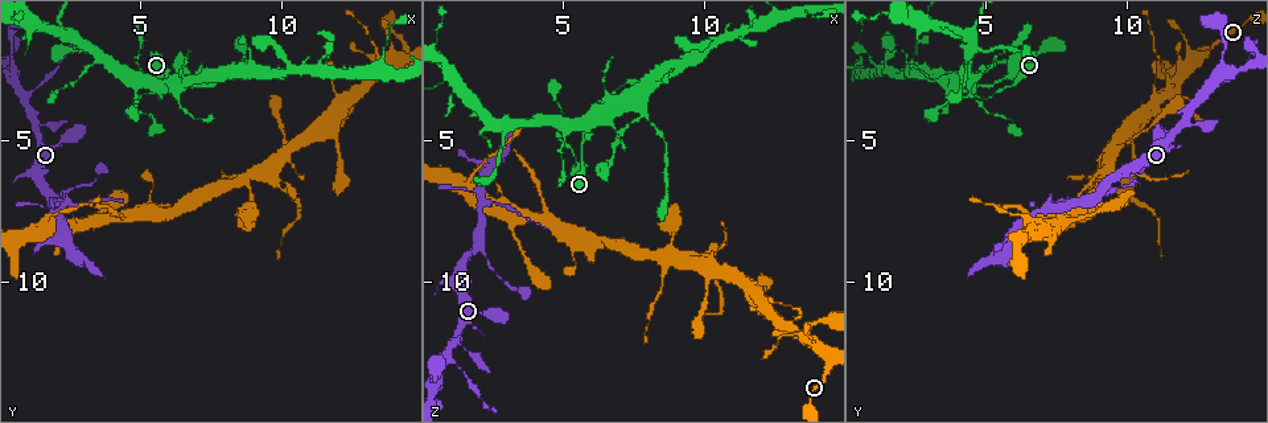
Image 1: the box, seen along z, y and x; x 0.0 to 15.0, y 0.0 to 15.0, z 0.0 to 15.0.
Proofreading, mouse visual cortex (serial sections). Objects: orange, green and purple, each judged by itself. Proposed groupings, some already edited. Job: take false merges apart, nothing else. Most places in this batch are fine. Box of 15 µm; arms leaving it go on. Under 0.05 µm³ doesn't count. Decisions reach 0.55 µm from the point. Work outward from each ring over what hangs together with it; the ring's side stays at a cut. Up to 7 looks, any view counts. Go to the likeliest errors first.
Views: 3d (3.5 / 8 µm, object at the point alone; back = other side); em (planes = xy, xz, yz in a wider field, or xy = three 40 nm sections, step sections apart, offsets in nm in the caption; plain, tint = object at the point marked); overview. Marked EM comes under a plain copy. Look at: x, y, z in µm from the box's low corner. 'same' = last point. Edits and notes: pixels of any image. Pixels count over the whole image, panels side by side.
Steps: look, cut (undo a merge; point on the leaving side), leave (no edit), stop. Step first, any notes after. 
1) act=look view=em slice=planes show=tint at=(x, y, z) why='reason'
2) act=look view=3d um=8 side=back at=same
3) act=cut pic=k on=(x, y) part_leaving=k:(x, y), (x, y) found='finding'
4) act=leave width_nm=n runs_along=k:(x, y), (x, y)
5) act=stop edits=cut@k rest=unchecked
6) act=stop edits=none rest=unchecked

act=look view=3d um=3.5 at=(1.5, 3.0, 13.2) why='a narrow waist'

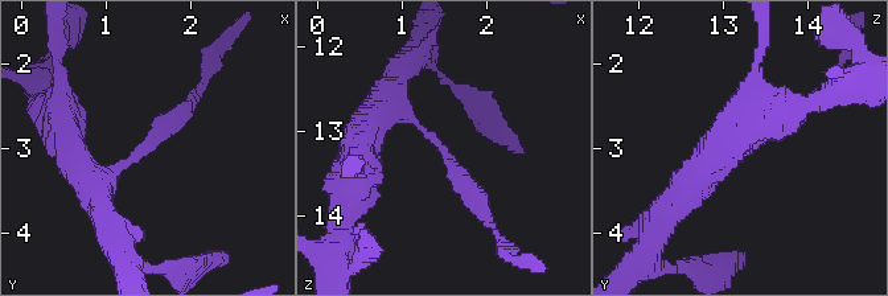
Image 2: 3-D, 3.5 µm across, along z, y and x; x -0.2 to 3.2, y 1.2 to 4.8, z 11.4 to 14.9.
act=look view=em slice=xy step=3 show=tint at=(1.50, 3.05, 13.20) arm_widths_nm=250,350

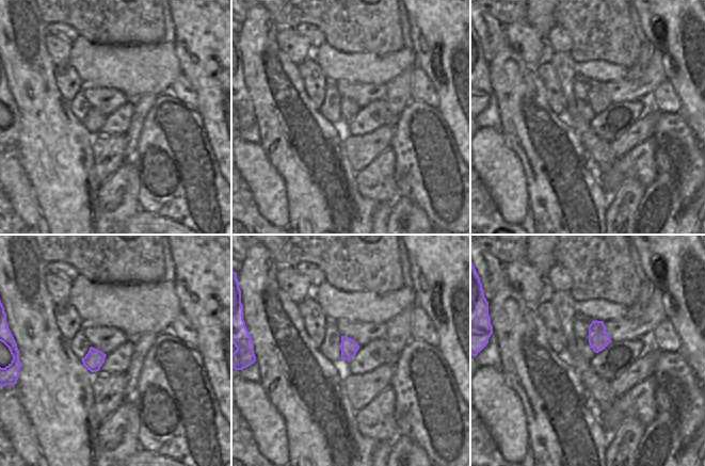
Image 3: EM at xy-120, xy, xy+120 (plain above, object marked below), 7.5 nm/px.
act=leave found='continuous, no second cell'

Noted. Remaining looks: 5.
act=look view=3d um=3.5 at=(12.9, 3.2, 11.6) why='thin arm on a thick one'

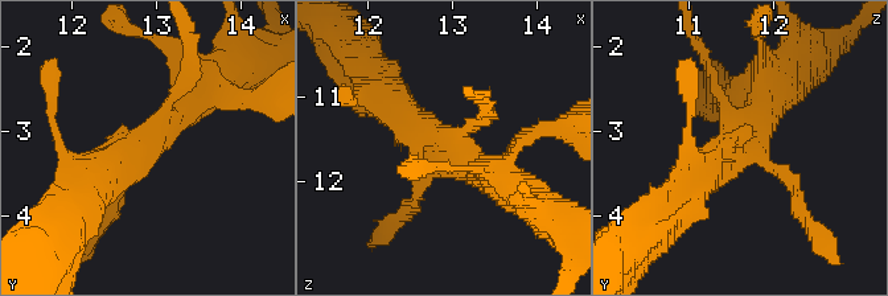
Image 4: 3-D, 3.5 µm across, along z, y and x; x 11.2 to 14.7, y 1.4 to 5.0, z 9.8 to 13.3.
act=look view=em slice=planes show=tint at=(13.00, 3.10, 11.60)

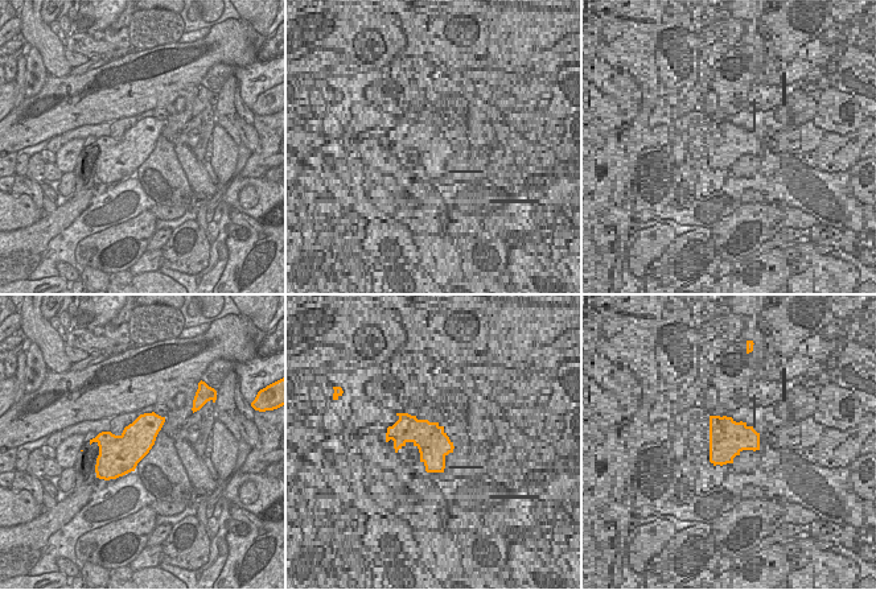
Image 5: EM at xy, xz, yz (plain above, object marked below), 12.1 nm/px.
act=leave runs_along=4:(212, 78), (94, 188) found='all the same cell'

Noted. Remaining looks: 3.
act=look view=3d um=3.5 at=(10.0, 6.8, 9.5) why='narrows sharply'

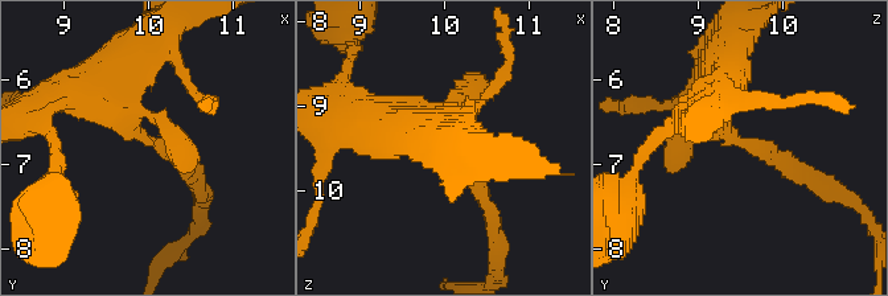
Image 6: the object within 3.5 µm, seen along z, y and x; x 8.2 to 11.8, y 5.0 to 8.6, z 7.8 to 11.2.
act=look view=em slice=xy step=1 show=tint at=(10.05, 6.75, 9.50) arm_widths_nm=200,450

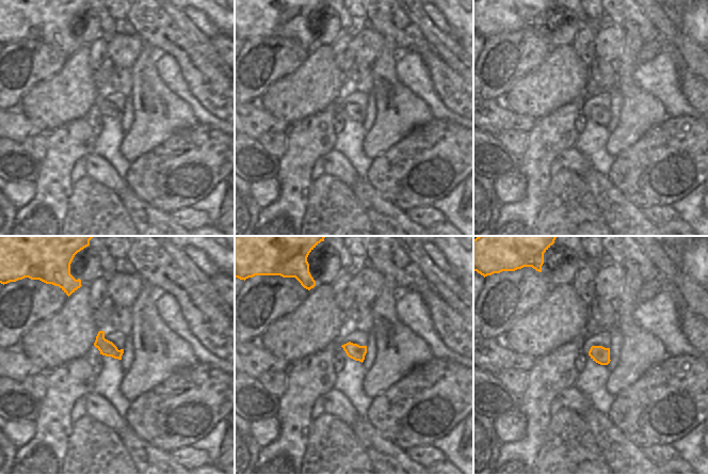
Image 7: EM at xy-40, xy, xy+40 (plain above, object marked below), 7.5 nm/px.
act=look view=em slice=xy step=5 show=tint at=same

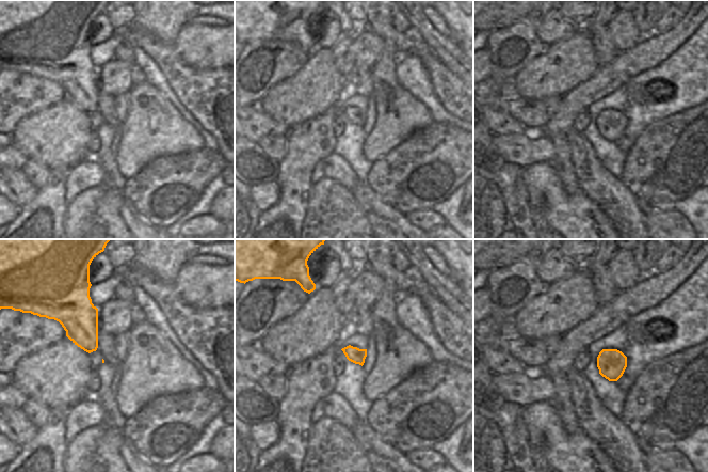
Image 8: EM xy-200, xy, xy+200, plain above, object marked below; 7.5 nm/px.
act=leave runs_along=6:(99, 82), (144, 139), (168, 147), (193, 175) found='all the same cell'

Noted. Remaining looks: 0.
act=stop edits=none rest=unchecked

